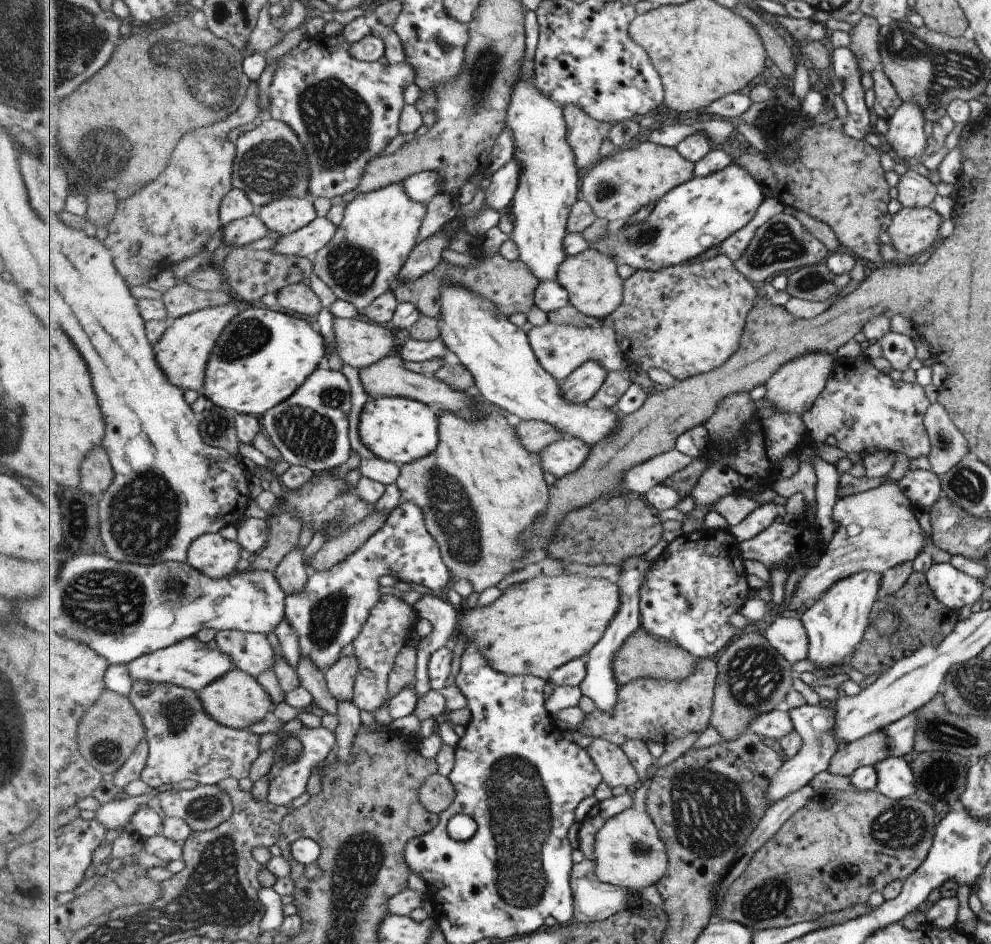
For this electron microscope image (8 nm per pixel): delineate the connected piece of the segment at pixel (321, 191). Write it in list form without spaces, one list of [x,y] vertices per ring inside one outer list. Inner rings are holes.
[[[322,32],[315,36],[304,36],[304,39],[299,43],[296,48],[289,50],[283,54],[278,60],[278,67],[275,71],[271,84],[269,86],[269,97],[271,101],[268,117],[285,122],[293,128],[299,136],[299,139],[303,142],[309,153],[309,161],[311,167],[312,178],[310,181],[310,196],[312,200],[317,197],[321,198],[335,198],[335,196],[344,197],[350,191],[356,190],[361,183],[363,174],[366,172],[366,167],[370,164],[372,159],[381,156],[381,150],[385,150],[385,146],[393,140],[400,133],[400,124],[402,121],[403,112],[406,109],[405,98],[403,98],[403,92],[409,84],[415,84],[418,80],[418,72],[416,68],[407,61],[403,64],[383,64],[383,62],[369,63],[366,61],[358,60],[357,57],[352,55],[351,42],[347,41],[345,36],[338,34],[337,36],[325,36]]]

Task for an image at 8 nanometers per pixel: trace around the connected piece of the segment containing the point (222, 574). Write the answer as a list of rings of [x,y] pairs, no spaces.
[[[210,533],[195,540],[190,547],[187,563],[195,571],[212,580],[227,579],[235,574],[241,560],[242,545],[236,540],[225,540],[221,534]]]

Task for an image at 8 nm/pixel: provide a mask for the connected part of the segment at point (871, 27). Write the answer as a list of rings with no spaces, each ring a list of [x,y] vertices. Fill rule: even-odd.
[[[863,15],[848,32],[848,50],[853,54],[861,74],[879,68],[880,59],[877,45],[879,28],[878,20]]]

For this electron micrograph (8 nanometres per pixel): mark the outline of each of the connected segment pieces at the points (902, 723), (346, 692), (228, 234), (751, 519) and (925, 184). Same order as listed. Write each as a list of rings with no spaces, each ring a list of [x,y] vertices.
[[[911,712],[883,728],[892,757],[903,757],[912,750],[917,724],[916,714]]]
[[[343,656],[330,670],[323,674],[327,688],[338,703],[354,701],[354,687],[359,675],[358,659],[352,656]]]
[[[254,213],[252,216],[246,217],[245,219],[236,221],[235,223],[232,223],[229,227],[223,227],[223,240],[221,240],[221,243],[229,242],[231,244],[236,245],[244,245],[244,244],[251,244],[251,242],[257,242],[257,240],[261,240],[262,238],[265,238],[266,236],[269,236],[271,234],[270,226],[266,224],[265,221],[262,220],[262,218],[256,213]]]
[[[767,503],[758,507],[748,518],[745,518],[740,524],[727,527],[728,532],[742,544],[744,541],[759,537],[764,531],[767,531],[782,516],[783,506]]]
[[[909,169],[899,176],[896,188],[896,200],[901,207],[928,207],[936,195],[936,186],[931,184],[928,178]]]

